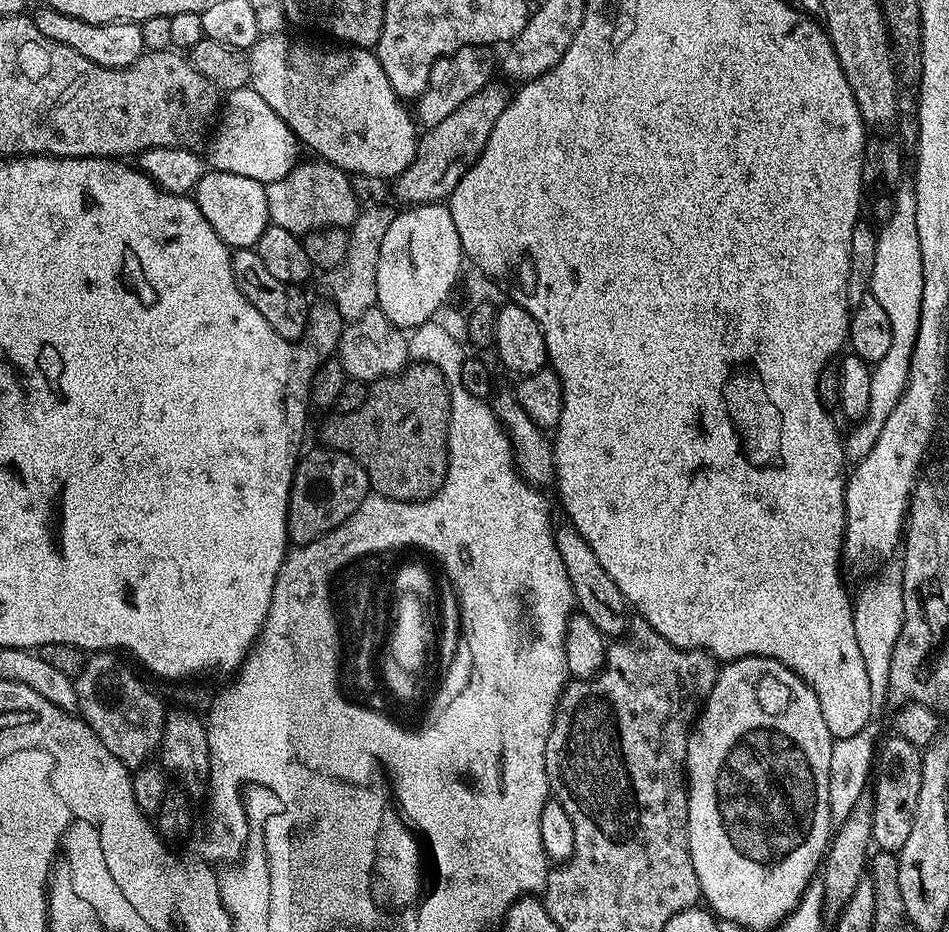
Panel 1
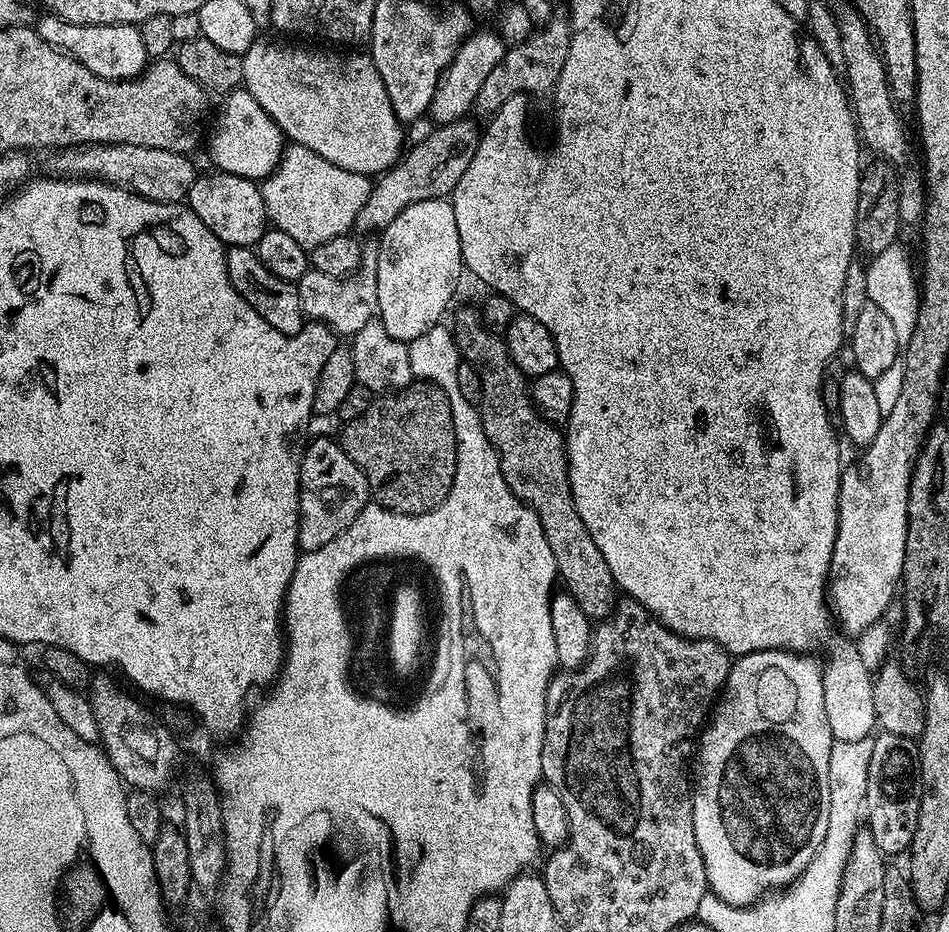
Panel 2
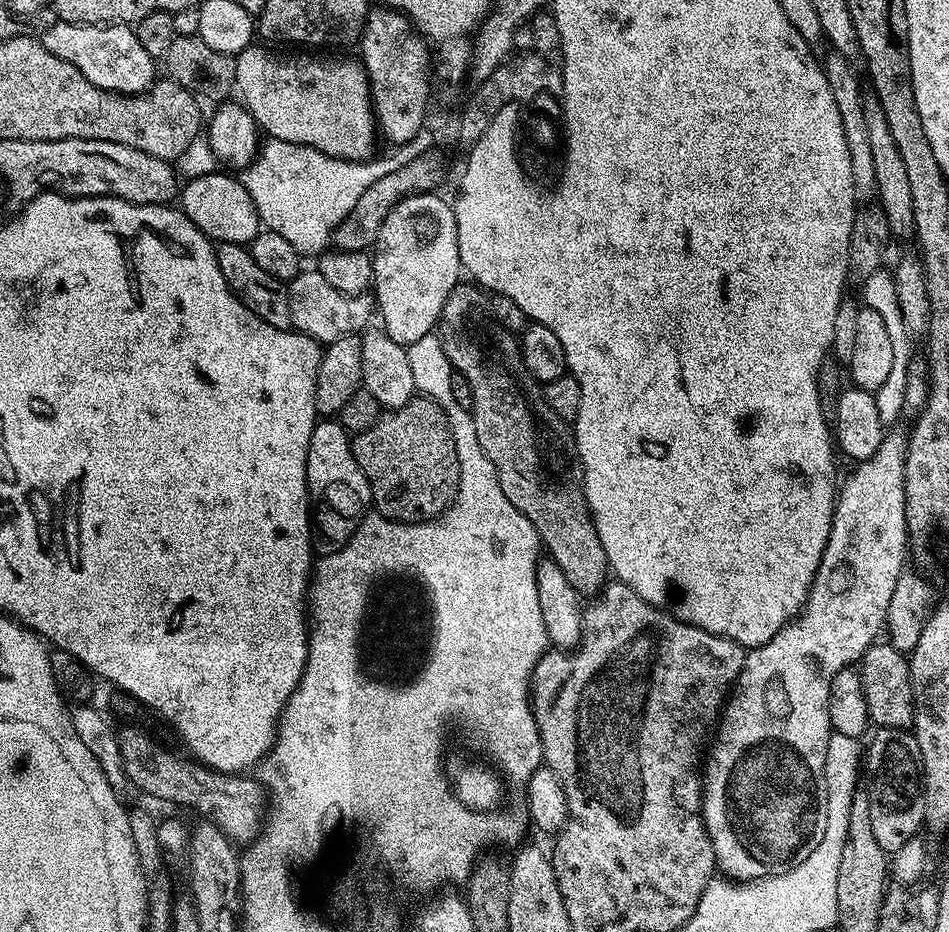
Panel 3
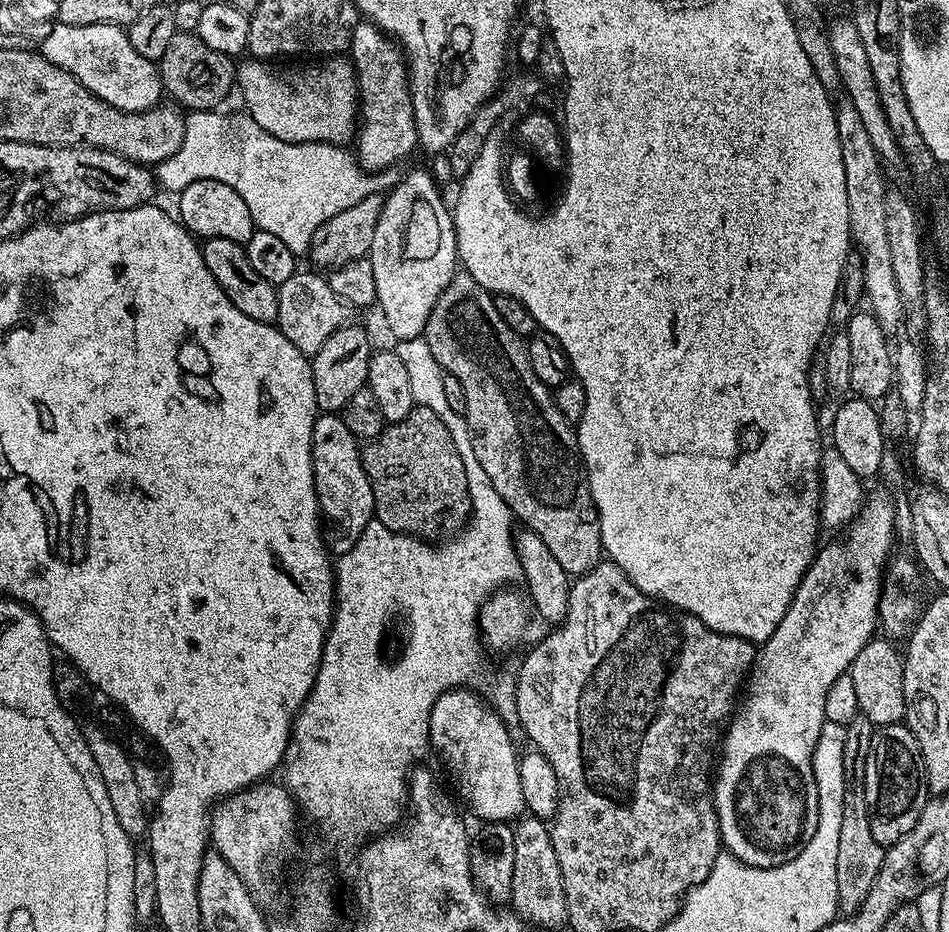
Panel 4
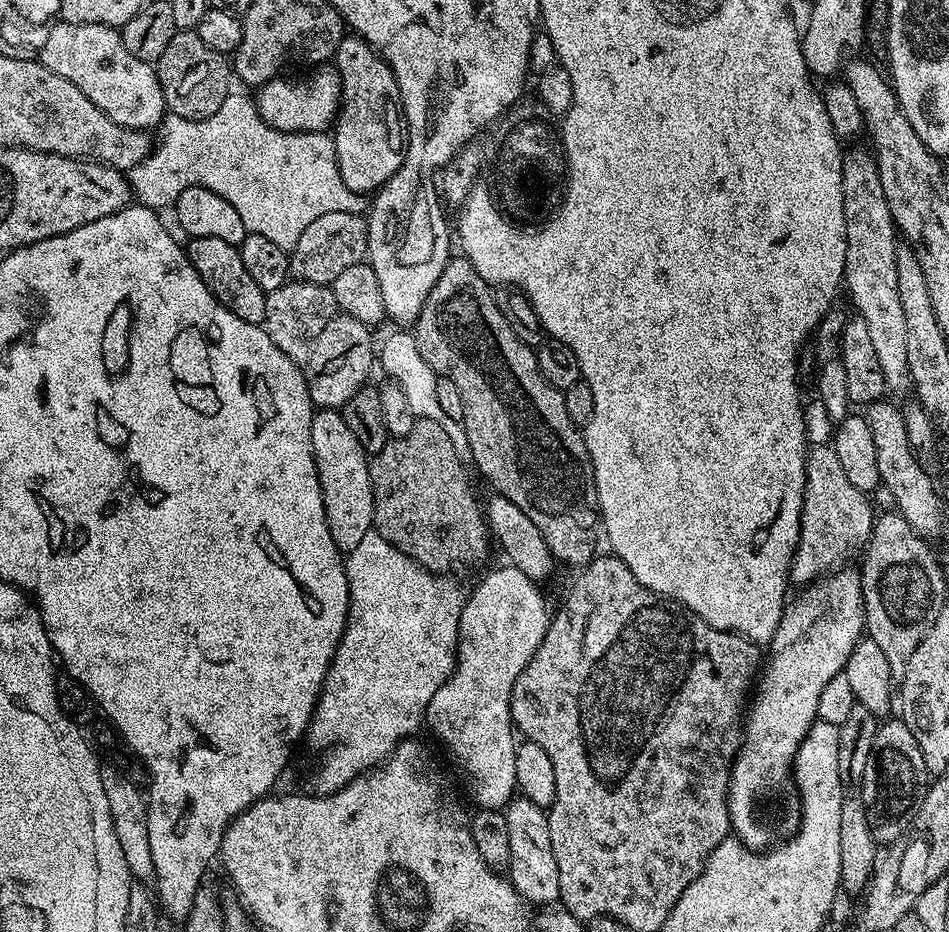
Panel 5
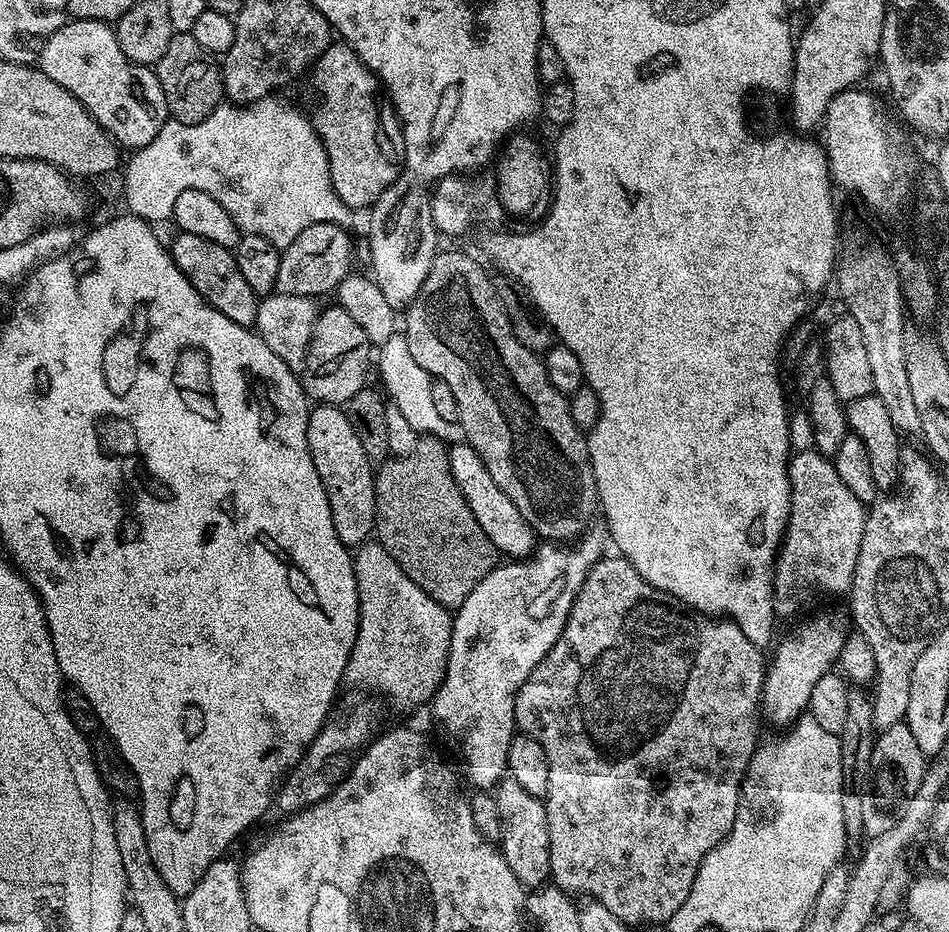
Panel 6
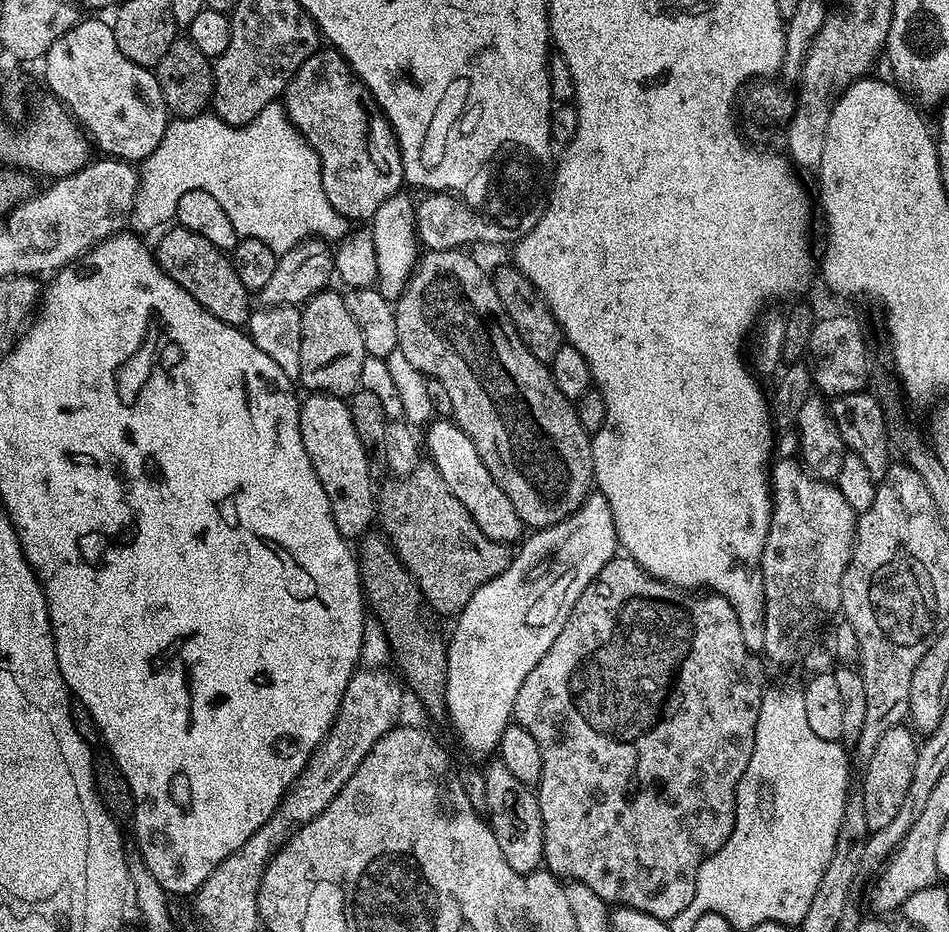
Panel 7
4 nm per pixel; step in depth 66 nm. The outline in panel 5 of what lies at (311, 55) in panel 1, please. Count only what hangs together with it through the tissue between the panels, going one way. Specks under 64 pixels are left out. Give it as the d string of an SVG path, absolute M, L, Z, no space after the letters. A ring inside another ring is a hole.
M324 66L313 76L308 76L305 80L284 80L277 78L259 85L258 94L255 93L254 99L256 109L260 111L260 116L270 126L274 126L283 132L328 132L335 125L337 115L340 111L340 78L331 67Z

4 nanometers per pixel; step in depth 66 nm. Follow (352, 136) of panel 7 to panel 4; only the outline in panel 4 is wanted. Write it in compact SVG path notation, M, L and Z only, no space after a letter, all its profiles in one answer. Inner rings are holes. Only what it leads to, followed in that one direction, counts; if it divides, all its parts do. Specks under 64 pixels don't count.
M361 22L356 25L352 35L350 49L352 69L356 71L356 91L360 94L358 105L358 135L355 137L355 151L358 161L365 172L381 172L401 163L403 156L412 152L412 147L417 147L416 123L414 122L414 106L412 105L412 89L408 78L408 65L406 57L399 44L392 37L381 32L377 24Z

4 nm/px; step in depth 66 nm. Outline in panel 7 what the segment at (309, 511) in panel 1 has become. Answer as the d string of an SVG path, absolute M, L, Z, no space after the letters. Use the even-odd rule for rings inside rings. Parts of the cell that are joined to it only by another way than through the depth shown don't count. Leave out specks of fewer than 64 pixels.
M325 392L305 395L300 406L300 429L302 446L306 446L306 454L310 454L310 466L314 466L314 474L318 474L322 490L326 490L326 498L330 498L330 514L334 514L334 526L338 526L338 534L342 534L349 542L363 537L371 529L368 527L377 519L378 496L374 488L372 492L374 477L368 469L368 451L364 449L362 442L358 442L354 421L350 419L347 399L331 396Z

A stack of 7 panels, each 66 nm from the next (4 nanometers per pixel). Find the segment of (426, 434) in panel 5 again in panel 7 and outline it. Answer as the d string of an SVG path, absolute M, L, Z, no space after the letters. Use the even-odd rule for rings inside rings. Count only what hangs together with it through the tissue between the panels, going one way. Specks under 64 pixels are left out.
M421 462L409 476L389 481L378 492L378 524L384 527L383 535L416 579L427 607L455 617L480 586L508 568L513 553L509 545L486 538L478 530L466 506L450 494L450 486L442 482L442 474L431 462Z

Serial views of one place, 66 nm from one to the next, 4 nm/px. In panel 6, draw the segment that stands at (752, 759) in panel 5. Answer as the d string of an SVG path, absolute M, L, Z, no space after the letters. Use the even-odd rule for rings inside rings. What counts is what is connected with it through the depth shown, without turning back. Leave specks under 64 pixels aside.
M820 612L811 616L804 618L809 620L801 619L801 624L780 645L775 645L776 653L767 661L762 697L762 712L767 723L769 720L772 724L788 726L805 715L818 678L826 675L839 661L842 646L848 641L850 620L845 613L843 616L840 612Z

